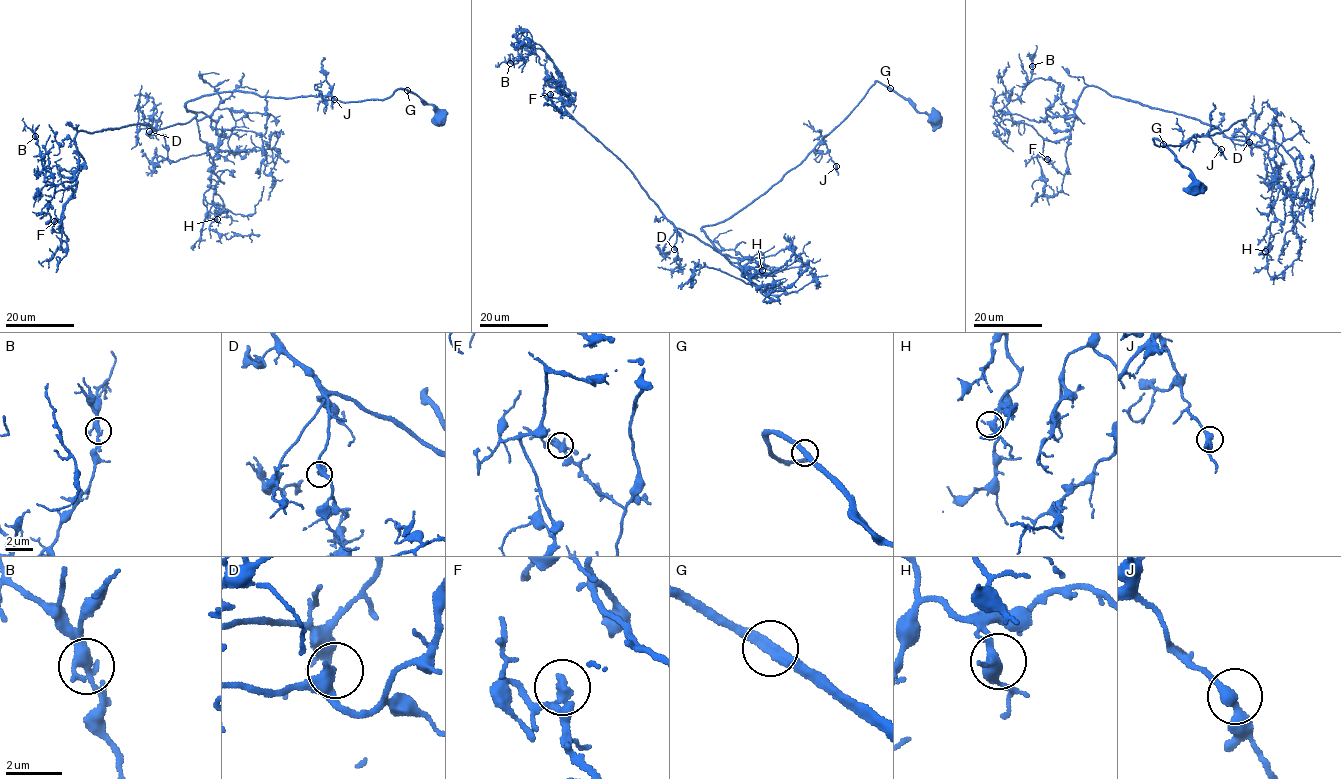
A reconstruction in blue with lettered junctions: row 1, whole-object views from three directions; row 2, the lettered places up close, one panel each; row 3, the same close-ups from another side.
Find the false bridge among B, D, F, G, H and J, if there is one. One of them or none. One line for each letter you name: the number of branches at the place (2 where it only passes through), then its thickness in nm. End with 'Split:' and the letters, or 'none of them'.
Split: none of them

